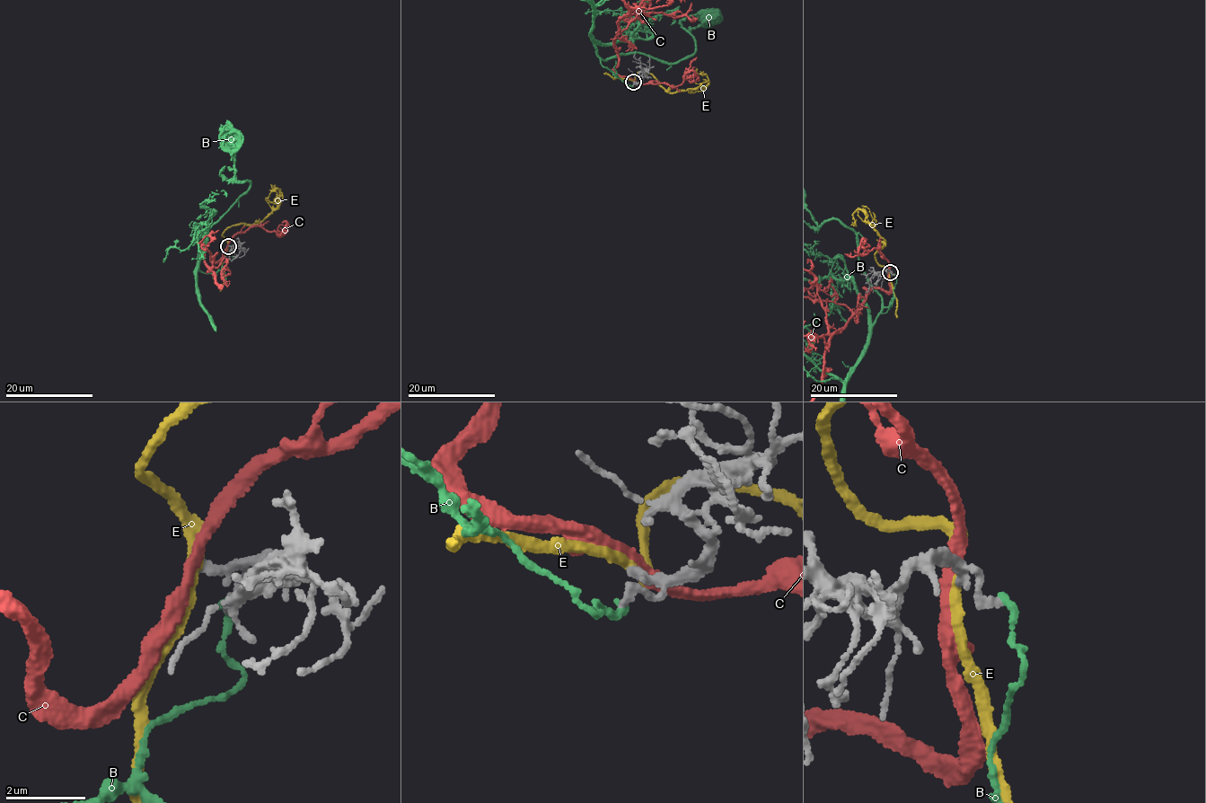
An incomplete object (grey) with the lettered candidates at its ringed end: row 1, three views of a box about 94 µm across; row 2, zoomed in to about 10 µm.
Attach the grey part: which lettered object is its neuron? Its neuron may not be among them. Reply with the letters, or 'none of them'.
none of them

